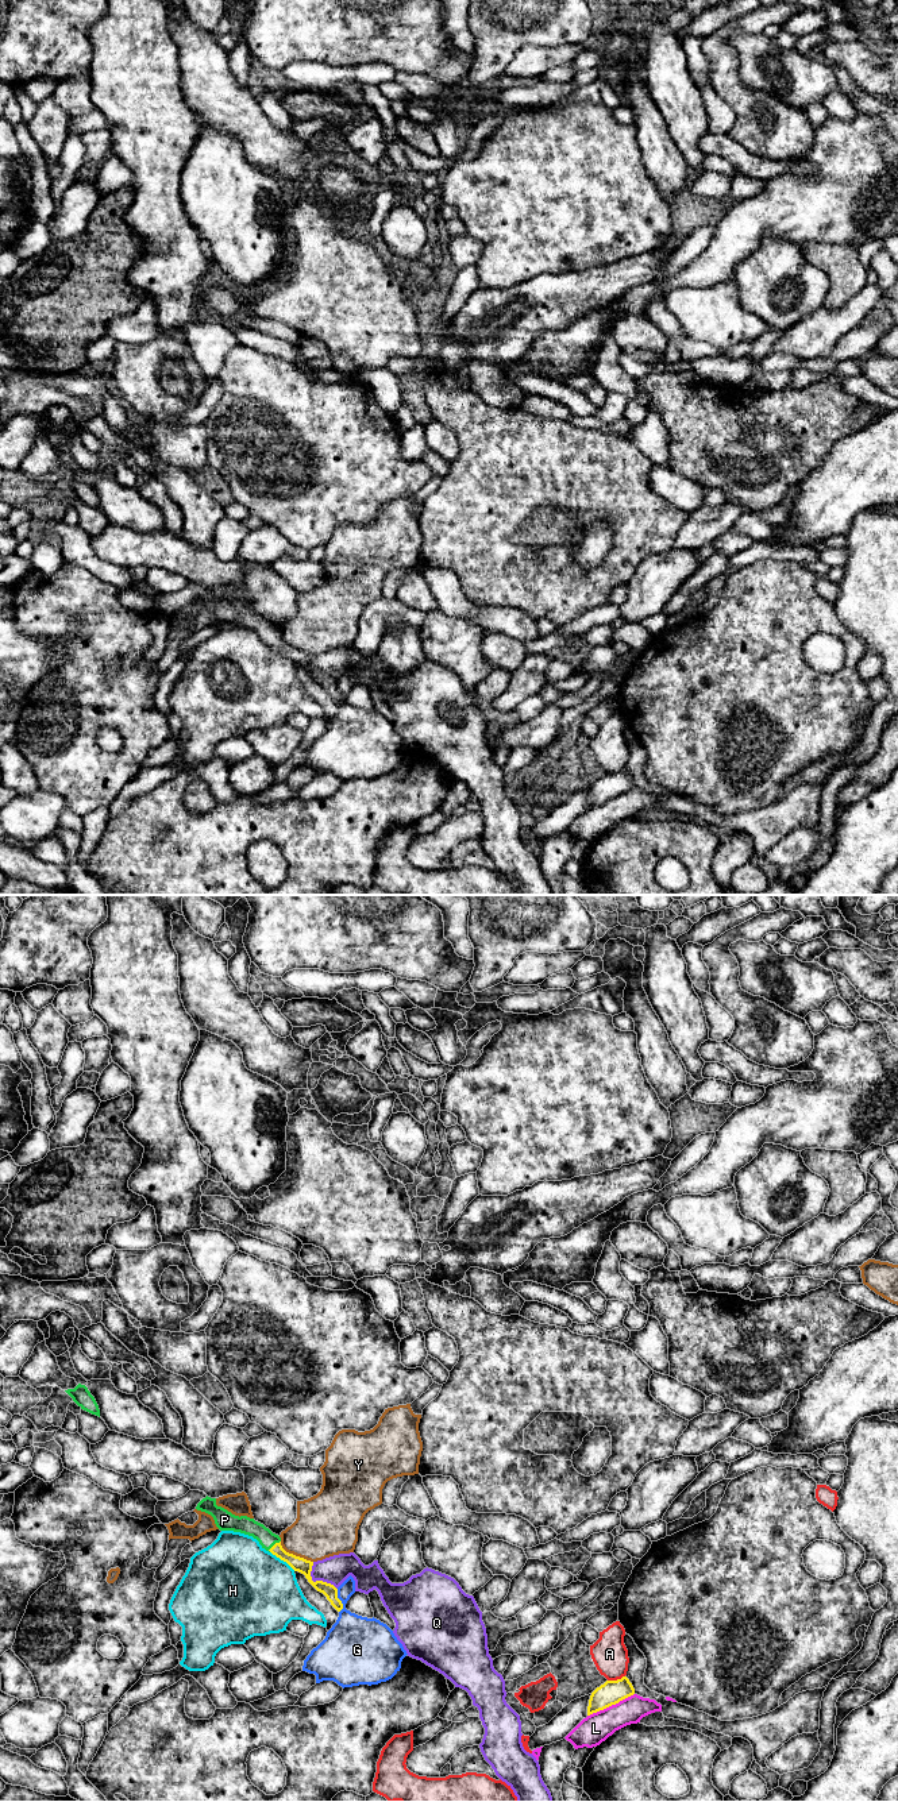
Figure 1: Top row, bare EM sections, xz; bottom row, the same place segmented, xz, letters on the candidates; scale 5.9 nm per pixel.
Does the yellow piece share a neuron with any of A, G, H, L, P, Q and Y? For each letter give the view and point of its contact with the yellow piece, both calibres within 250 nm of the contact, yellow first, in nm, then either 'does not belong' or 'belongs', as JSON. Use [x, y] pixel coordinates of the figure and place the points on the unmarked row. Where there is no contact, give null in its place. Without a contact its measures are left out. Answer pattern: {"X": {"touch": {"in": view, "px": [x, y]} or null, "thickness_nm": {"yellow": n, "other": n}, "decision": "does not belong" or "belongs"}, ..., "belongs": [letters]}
{"A": {"touch": {"in": "xz", "px": [617, 772]}, "thickness_nm": {"yellow": 140, "other": 220}, "decision": "does not belong"}, "G": {"touch": {"in": "xz", "px": [340, 694]}, "thickness_nm": {"yellow": 80, "other": 300}, "decision": "does not belong"}, "H": {"touch": {"in": "xz", "px": [282, 652]}, "thickness_nm": {"yellow": 90, "other": 480}, "decision": "does not belong"}, "L": {"touch": {"in": "xz", "px": [611, 798]}, "thickness_nm": {"yellow": 140, "other": 180}, "decision": "does not belong"}, "P": {"touch": {"in": "xz", "px": [274, 637]}, "thickness_nm": {"yellow": 90, "other": 110}, "decision": "belongs"}, "Q": {"touch": {"in": "xz", "px": [316, 674]}, "thickness_nm": {"yellow": 90, "other": 170}, "decision": "does not belong"}, "Y": {"touch": {"in": "xz", "px": [295, 648]}, "thickness_nm": {"yellow": 90, "other": 360}, "decision": "does not belong"}, "belongs": ["P"]}

